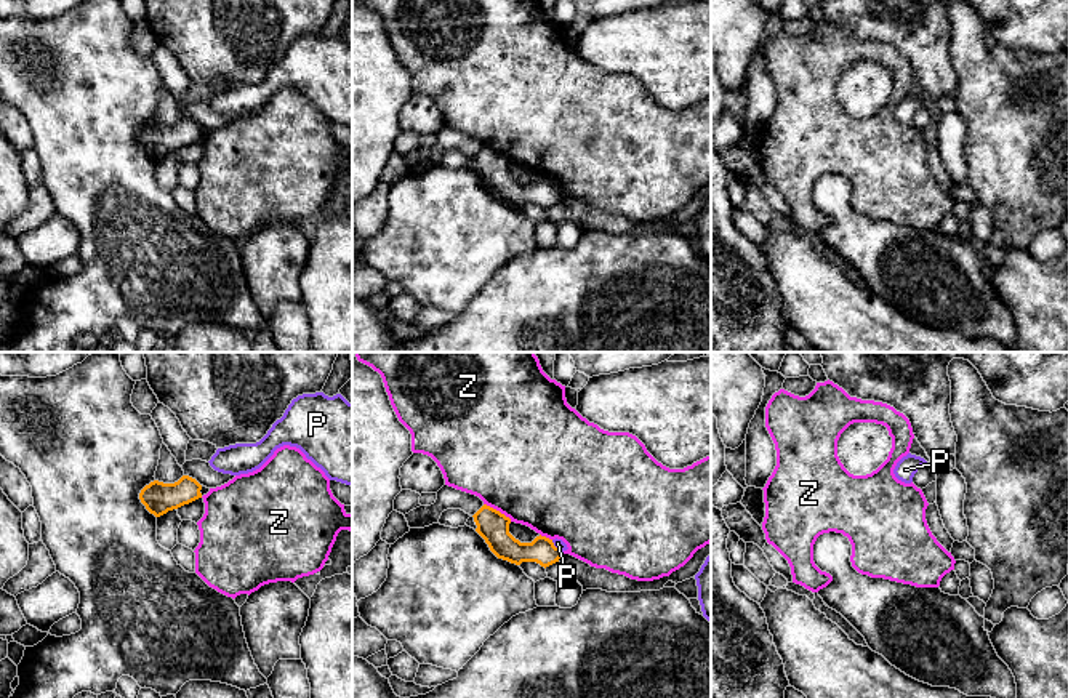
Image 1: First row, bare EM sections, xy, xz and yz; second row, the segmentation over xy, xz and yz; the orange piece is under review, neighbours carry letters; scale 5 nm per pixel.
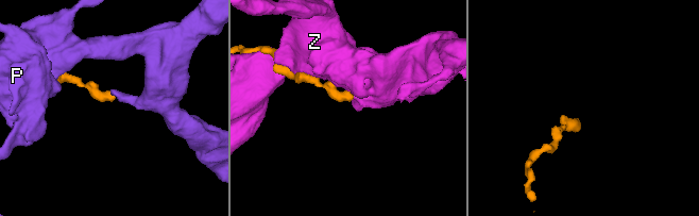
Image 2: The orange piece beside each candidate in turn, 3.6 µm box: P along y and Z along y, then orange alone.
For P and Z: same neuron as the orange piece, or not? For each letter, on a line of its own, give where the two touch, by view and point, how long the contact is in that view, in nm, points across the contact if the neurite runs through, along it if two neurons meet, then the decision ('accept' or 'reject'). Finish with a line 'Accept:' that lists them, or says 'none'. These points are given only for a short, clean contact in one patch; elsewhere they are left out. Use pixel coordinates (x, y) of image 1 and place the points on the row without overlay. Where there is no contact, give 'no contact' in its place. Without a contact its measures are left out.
P: xz (554, 188) | 90 nm | along xz (551, 181), (562, 194) | reject
Z: xz (498, 152) | 170 nm | reject
Accept: none

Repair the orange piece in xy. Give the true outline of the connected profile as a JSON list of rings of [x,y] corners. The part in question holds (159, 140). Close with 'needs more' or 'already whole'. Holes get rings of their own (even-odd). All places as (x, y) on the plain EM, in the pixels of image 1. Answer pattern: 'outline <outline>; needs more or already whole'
outline [[[183,117],[175,125],[151,123],[141,131],[139,141],[151,155],[160,158],[168,152],[202,139],[200,131],[202,126],[195,120]]]; already whole

